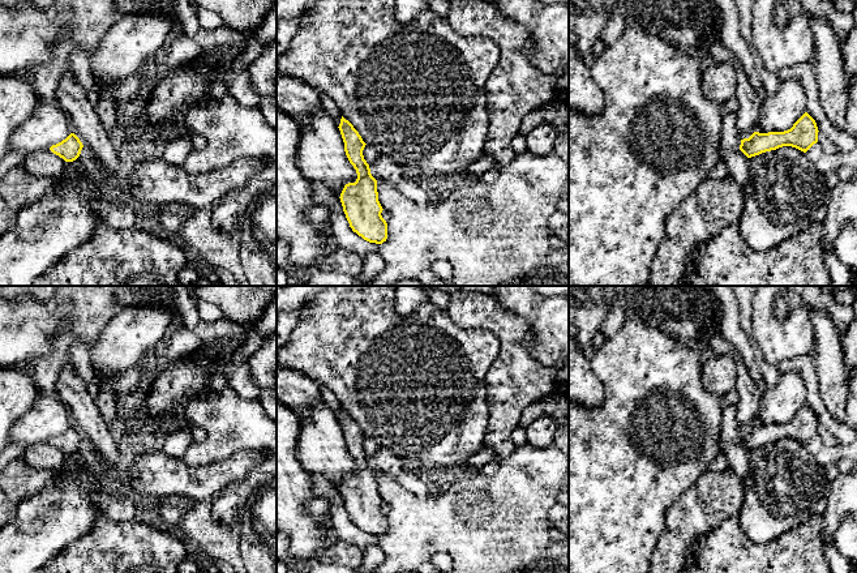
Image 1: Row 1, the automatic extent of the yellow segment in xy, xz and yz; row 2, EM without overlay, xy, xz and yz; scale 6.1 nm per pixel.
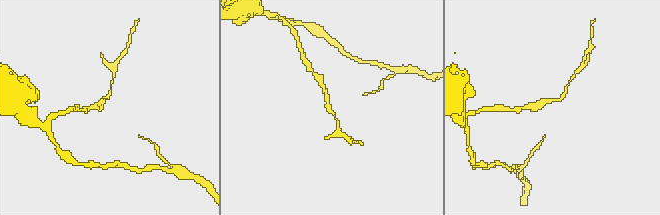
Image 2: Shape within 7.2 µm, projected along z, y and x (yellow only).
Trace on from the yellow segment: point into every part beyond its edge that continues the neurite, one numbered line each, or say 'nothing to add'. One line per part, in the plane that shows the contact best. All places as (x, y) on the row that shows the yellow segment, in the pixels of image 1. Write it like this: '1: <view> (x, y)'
nothing to add

